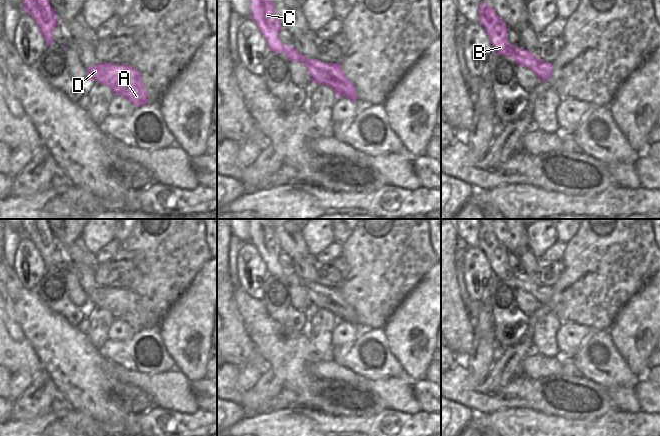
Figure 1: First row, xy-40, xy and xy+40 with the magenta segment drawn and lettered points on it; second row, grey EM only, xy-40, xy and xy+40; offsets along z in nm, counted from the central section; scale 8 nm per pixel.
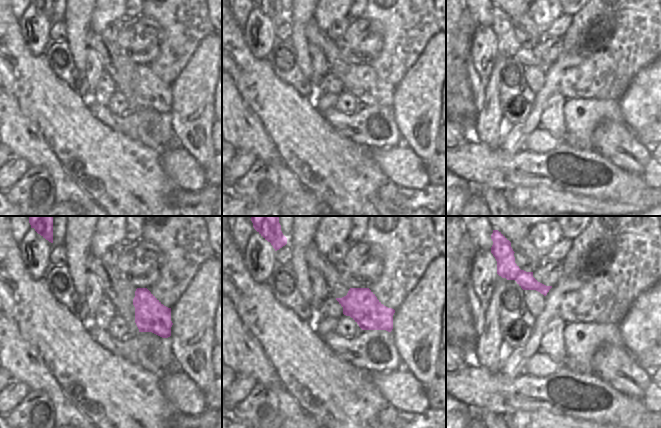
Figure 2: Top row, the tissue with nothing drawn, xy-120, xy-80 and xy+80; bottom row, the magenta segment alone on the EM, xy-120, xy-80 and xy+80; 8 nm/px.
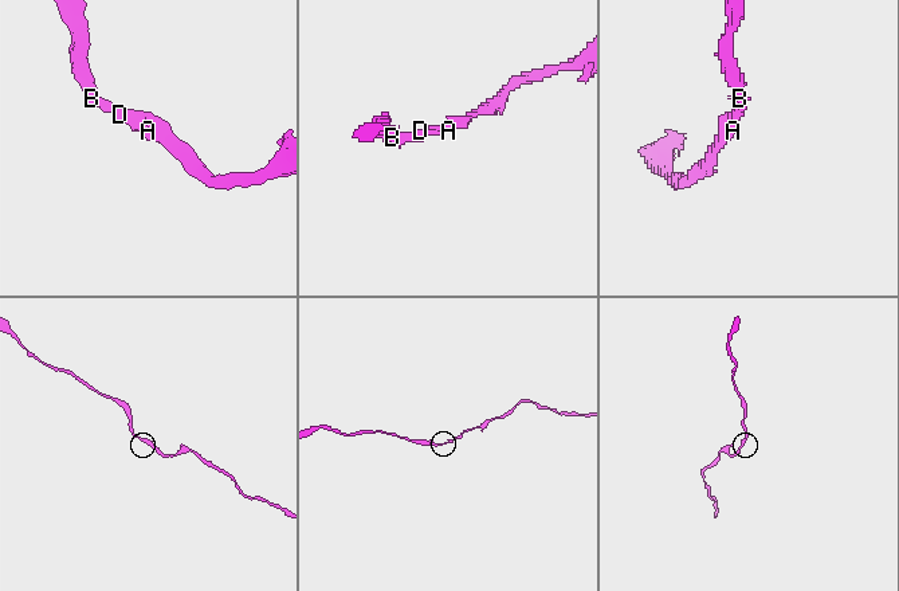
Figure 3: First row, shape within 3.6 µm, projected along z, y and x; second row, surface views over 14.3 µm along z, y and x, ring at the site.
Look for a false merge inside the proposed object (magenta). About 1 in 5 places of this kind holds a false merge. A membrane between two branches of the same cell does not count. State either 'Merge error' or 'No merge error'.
No merge error

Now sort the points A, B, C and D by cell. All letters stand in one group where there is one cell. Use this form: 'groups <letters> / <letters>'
groups A B C D

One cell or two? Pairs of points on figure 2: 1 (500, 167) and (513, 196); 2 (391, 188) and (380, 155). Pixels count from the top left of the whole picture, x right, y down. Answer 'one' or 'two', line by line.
1: two
2: two

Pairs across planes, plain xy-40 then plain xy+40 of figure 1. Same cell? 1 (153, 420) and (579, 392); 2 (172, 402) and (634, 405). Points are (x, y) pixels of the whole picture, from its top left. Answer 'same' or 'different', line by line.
1: different
2: same

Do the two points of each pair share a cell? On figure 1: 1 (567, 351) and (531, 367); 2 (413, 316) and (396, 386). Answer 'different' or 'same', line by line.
1: different
2: different

